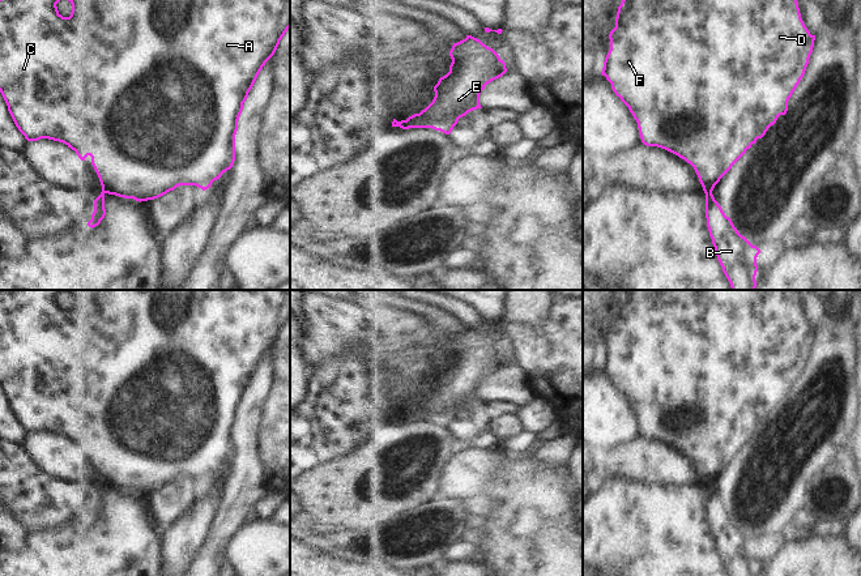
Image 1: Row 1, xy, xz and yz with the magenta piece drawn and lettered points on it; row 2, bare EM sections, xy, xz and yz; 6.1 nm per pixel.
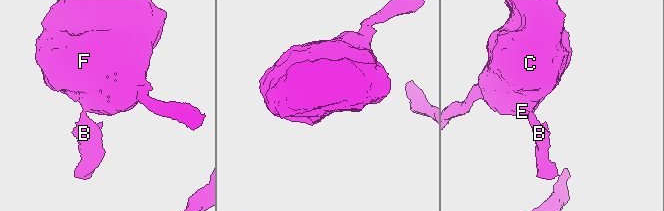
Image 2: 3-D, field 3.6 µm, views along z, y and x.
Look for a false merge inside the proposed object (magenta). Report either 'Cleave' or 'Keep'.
Cleave.

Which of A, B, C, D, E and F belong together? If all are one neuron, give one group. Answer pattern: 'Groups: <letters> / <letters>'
Groups: A C D E F / B.

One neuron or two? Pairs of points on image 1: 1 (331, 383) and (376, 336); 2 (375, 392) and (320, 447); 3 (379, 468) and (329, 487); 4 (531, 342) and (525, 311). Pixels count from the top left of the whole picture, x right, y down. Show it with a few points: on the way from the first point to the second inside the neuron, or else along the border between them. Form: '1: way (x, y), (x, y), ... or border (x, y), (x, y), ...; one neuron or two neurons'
1: border (371, 352), (367, 366), (369, 382); two neurons
2: border (369, 383), (369, 393), (373, 397), (391, 401); two neurons
3: way (367, 474), (363, 474), (350, 487), (341, 487); one neuron
4: border (553, 304), (550, 315), (542, 323), (504, 321); two neurons

